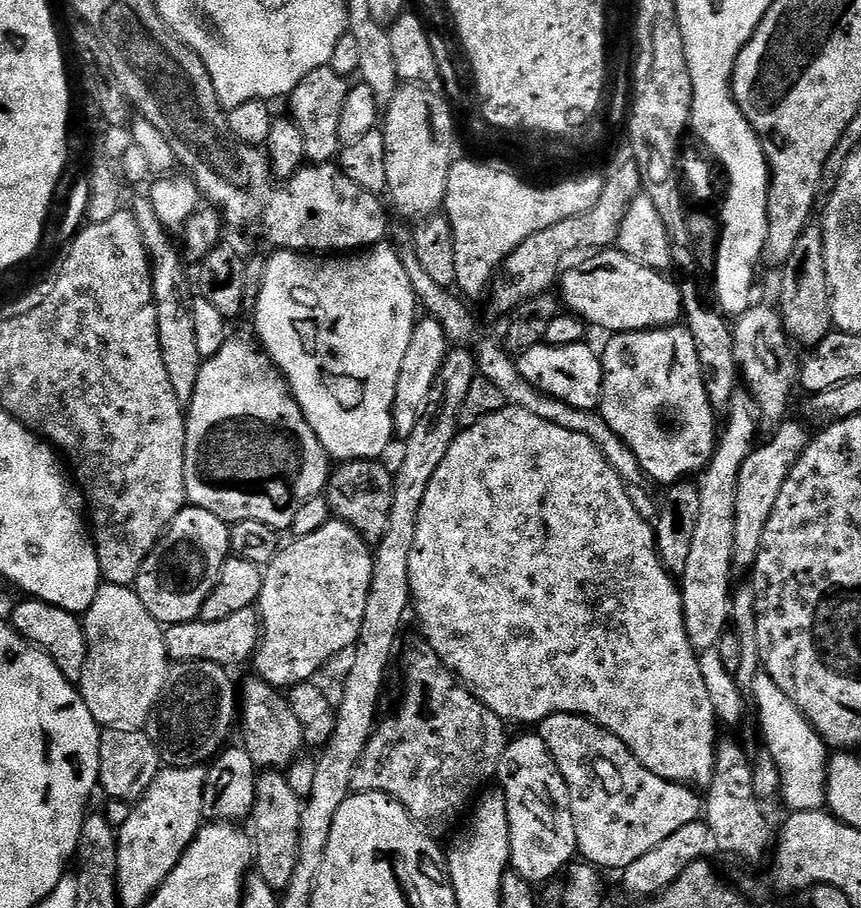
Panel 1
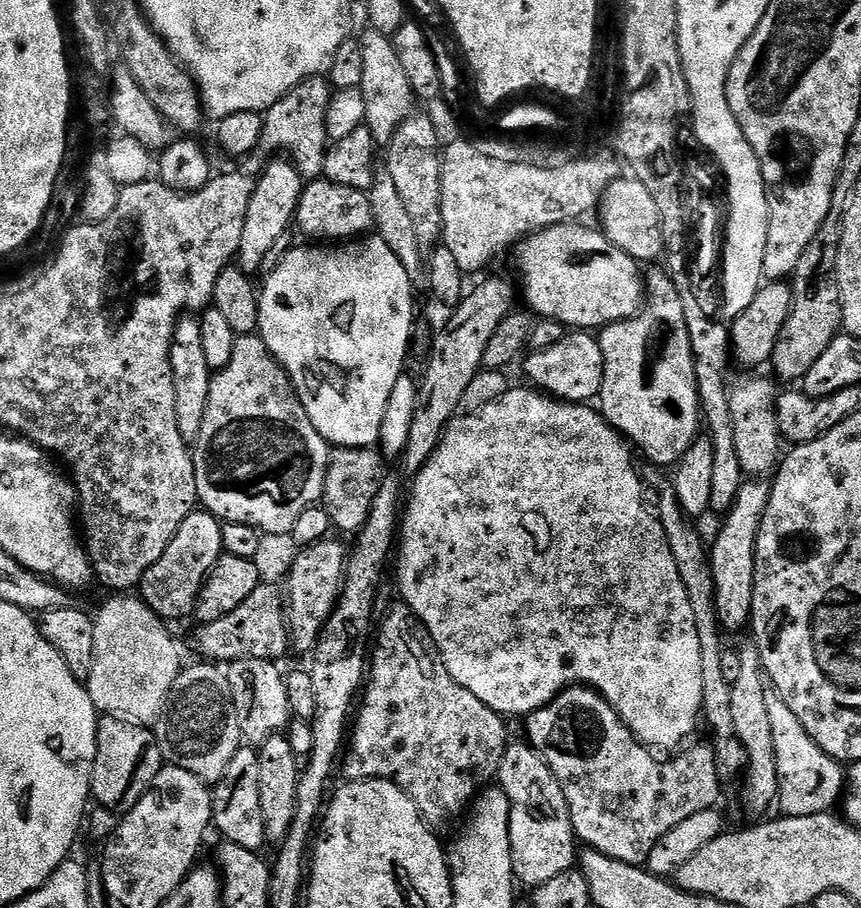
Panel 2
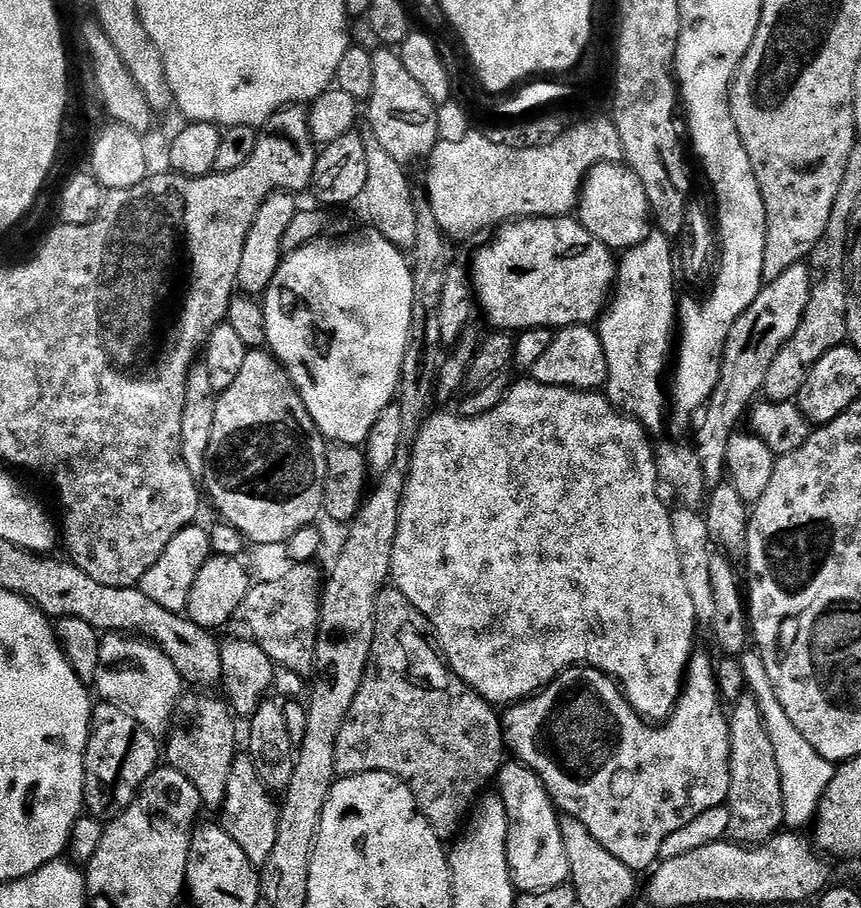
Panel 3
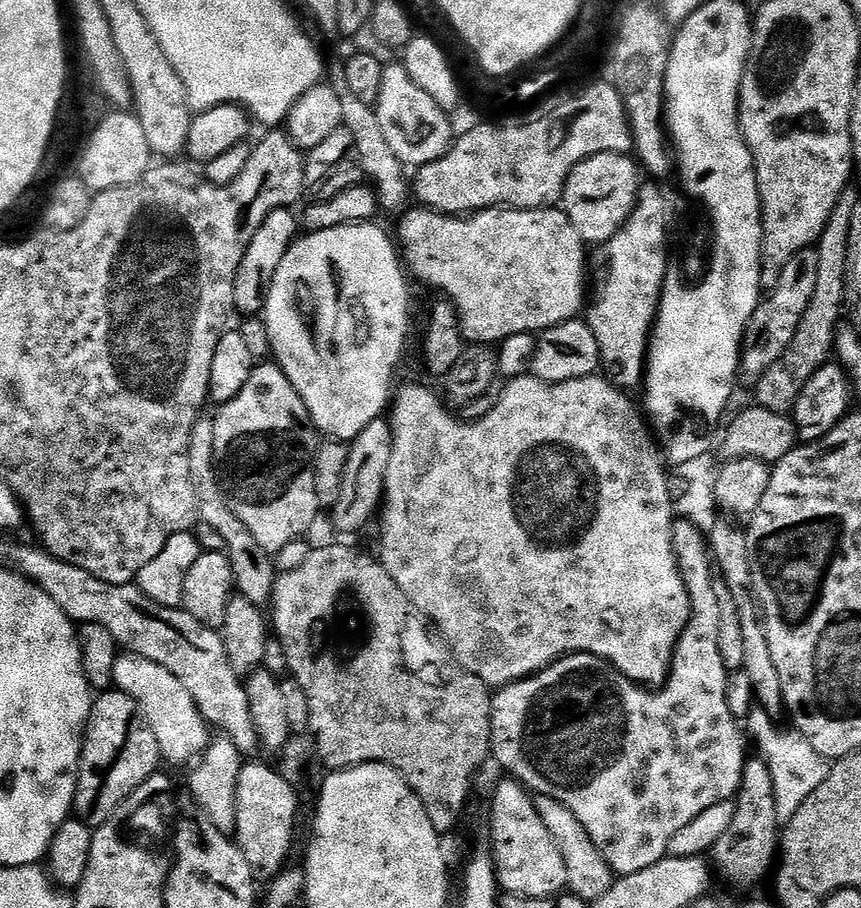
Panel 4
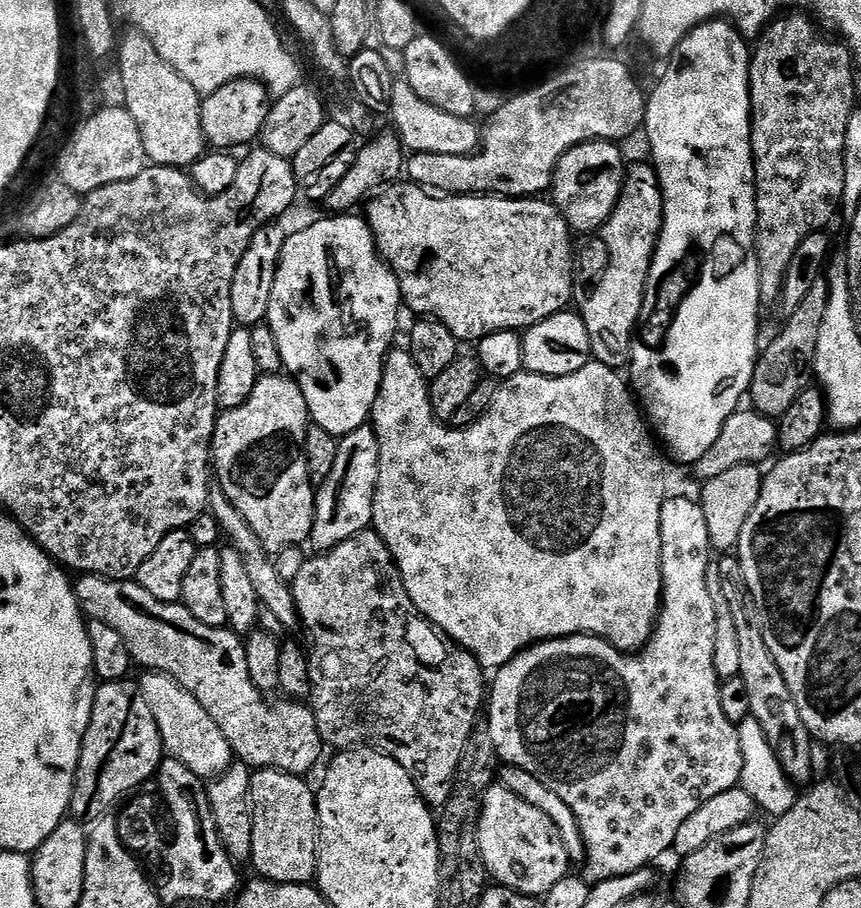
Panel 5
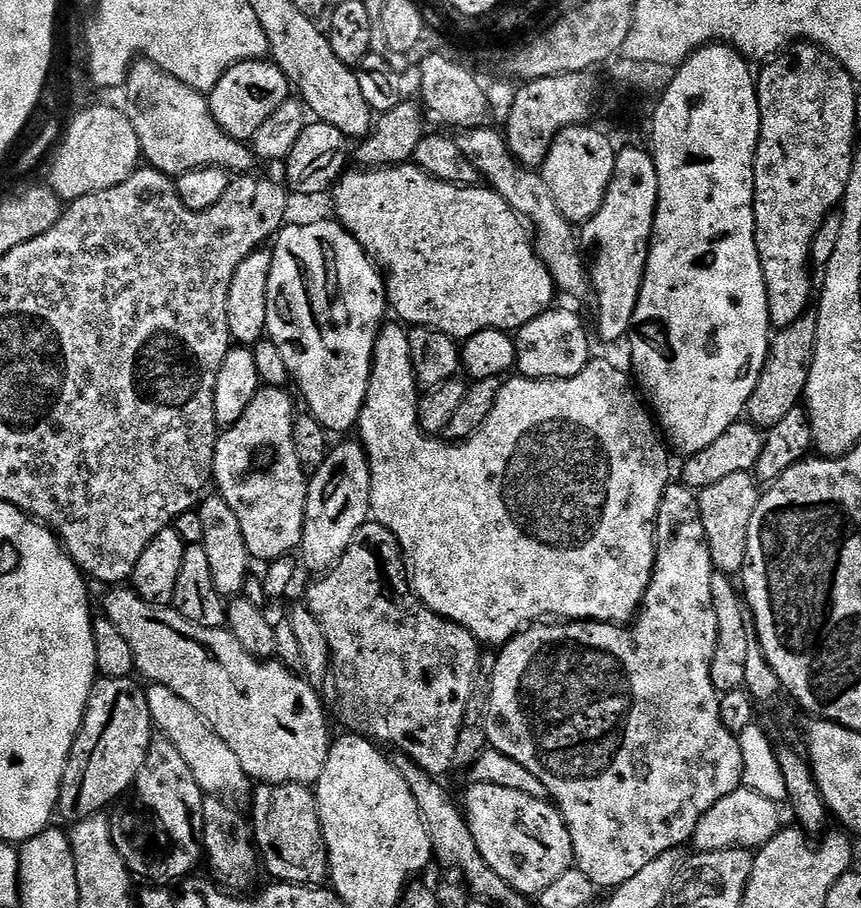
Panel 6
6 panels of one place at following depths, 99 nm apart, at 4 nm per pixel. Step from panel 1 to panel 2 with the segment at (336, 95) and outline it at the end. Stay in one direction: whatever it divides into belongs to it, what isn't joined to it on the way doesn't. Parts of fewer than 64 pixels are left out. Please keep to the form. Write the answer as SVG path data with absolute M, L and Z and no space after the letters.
M311 76L298 82L294 90L287 92L281 100L274 102L272 108L263 113L264 129L259 151L272 152L268 154L290 154L292 163L305 181L321 179L330 143L326 134L326 110L330 106L333 91L331 83L324 76Z

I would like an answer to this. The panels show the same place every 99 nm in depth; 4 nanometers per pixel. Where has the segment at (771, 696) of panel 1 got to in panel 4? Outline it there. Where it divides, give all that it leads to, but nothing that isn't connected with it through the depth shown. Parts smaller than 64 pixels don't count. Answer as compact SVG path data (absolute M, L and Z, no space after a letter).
M753 707L752 713L746 718L746 732L751 743L753 740L760 751L757 752L759 759L770 766L770 778L774 784L774 810L780 821L786 822L794 818L794 814L802 810L802 802L806 802L806 798L810 798L810 794L814 794L814 790L818 790L818 786L826 782L830 764L818 754L818 750L814 750L814 746L810 746L810 742L801 732L787 732L772 720L775 720L773 713L767 708Z

